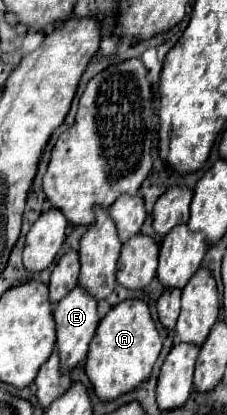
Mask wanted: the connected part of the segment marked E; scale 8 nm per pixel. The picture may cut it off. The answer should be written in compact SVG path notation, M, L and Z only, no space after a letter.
M75 287L63 301L57 303L55 307L55 329L57 329L57 353L59 353L59 363L63 373L71 373L75 367L79 367L85 357L87 357L87 347L95 335L95 329L99 325L99 313L97 313L97 301L85 293L81 287Z

